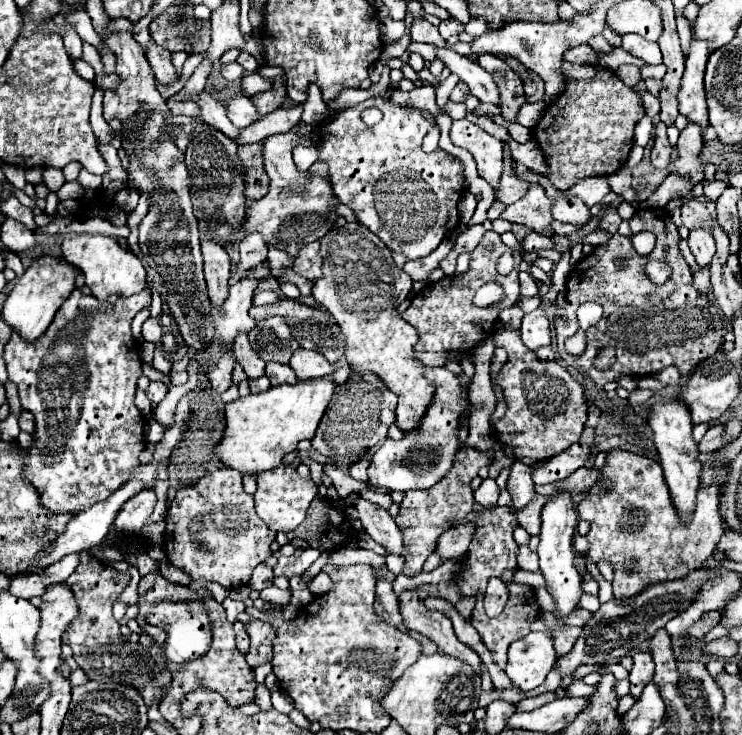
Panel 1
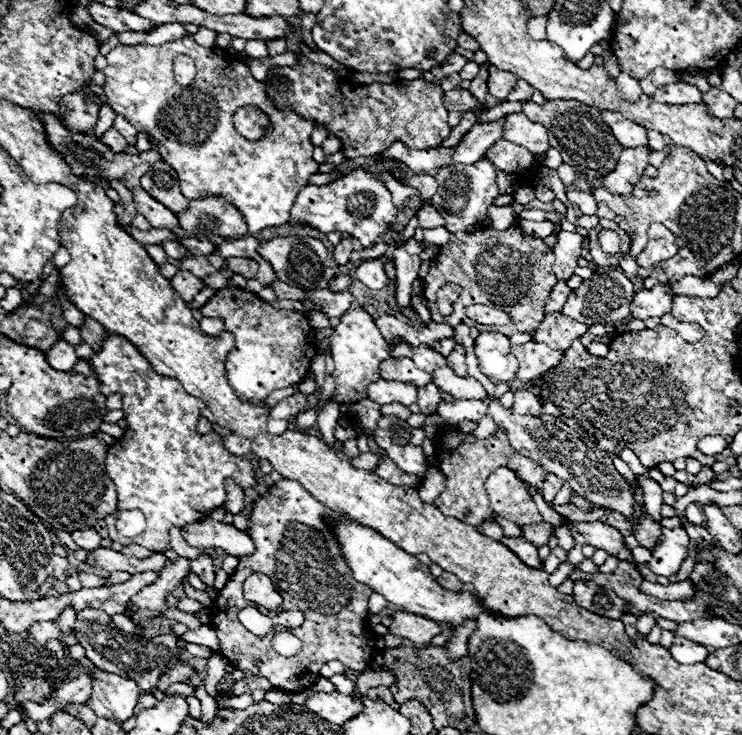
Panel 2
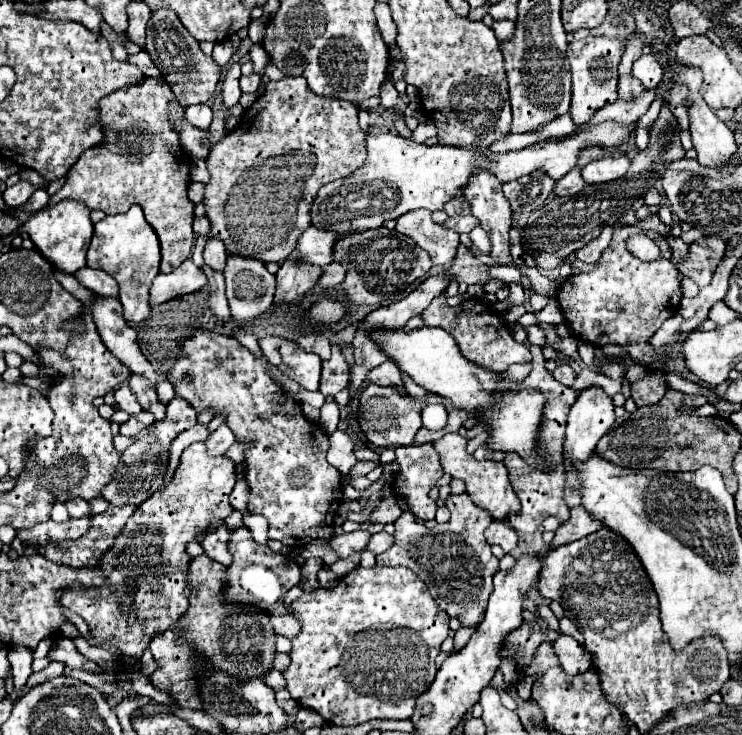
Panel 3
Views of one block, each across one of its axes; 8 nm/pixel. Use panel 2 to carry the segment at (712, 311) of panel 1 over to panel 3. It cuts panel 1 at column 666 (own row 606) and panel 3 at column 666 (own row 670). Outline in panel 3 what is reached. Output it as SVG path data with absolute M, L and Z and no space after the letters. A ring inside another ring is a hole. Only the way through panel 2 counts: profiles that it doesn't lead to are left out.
M638 226L614 228L612 242L602 252L598 266L586 274L570 276L558 292L558 302L564 320L568 328L574 332L574 336L592 346L606 346L606 344L626 346L628 356L642 366L666 364L668 358L660 358L654 352L654 346L648 344L648 340L660 328L660 324L676 312L682 298L678 270L670 262L670 256L672 248L660 234L642 230ZM638 232L648 234L658 244L662 258L654 262L642 262L626 250L628 236Z

